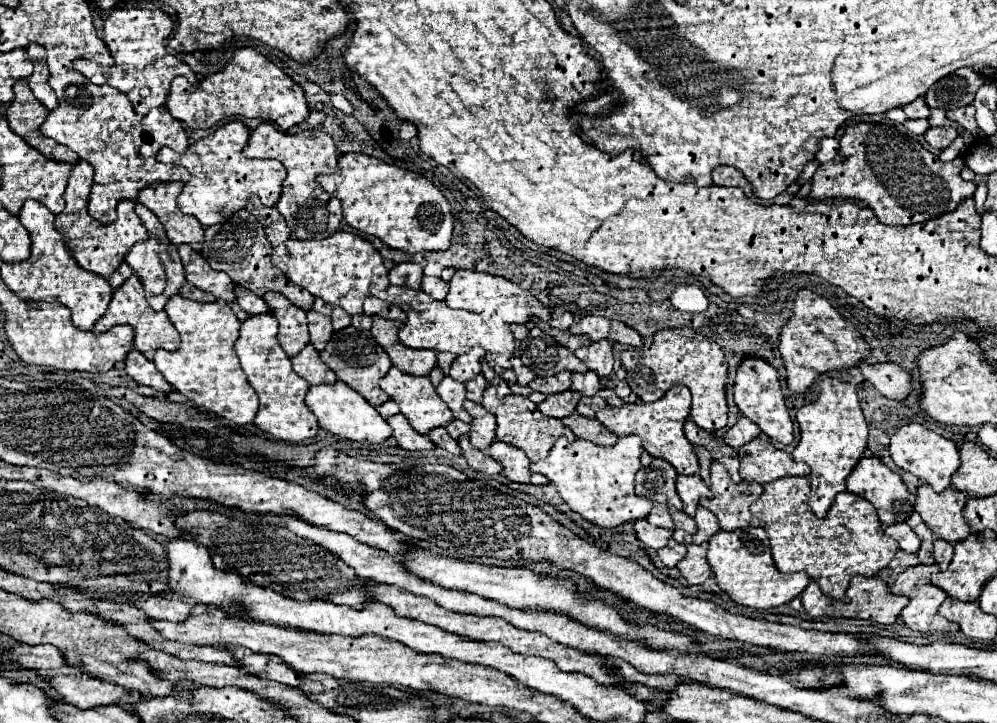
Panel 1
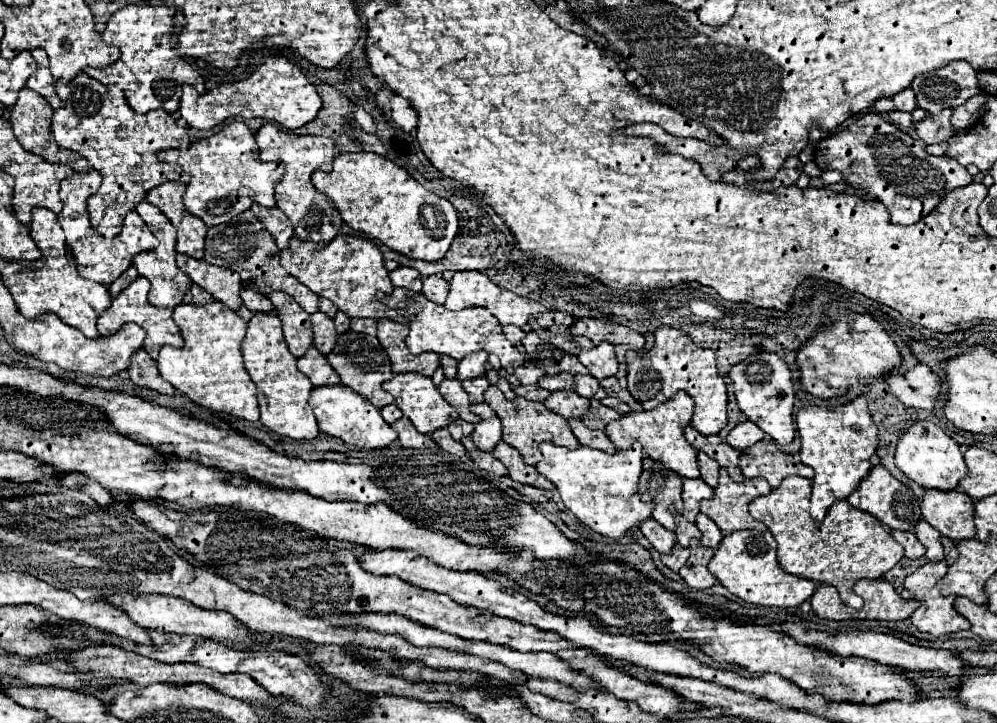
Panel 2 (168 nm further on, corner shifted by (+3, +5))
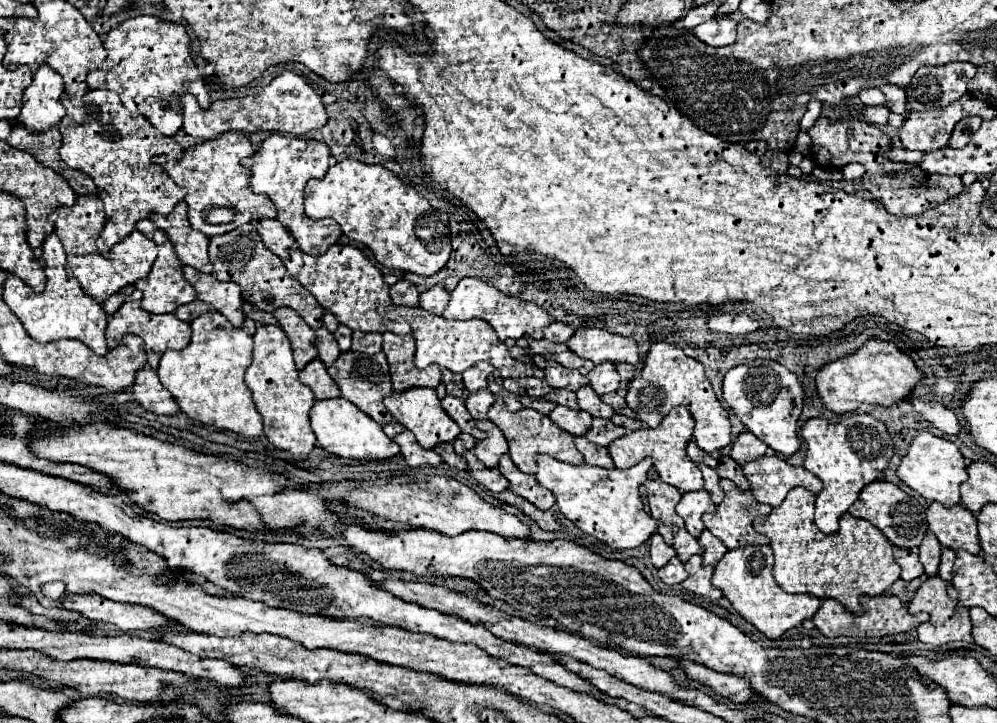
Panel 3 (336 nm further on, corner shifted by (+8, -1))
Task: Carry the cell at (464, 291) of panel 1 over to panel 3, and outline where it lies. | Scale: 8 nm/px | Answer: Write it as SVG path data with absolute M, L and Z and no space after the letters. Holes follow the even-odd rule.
M462 279L458 283L458 287L452 291L450 295L450 303L444 311L444 317L446 319L484 319L486 323L492 325L492 329L496 331L498 339L500 341L506 341L506 339L520 339L524 335L530 335L534 339L540 339L542 337L542 327L552 323L552 319L548 317L548 313L540 307L534 307L532 303L528 301L522 301L518 297L508 297L504 293L500 293L498 289L490 287L488 283L480 281L480 279Z

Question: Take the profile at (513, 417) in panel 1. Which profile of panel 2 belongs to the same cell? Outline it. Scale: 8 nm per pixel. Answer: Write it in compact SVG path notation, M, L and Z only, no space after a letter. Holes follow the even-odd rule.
M489 385L489 389L485 391L485 403L499 415L499 419L503 423L503 441L507 445L515 447L523 455L527 465L535 465L539 461L539 443L543 443L543 441L553 441L555 445L563 445L567 449L579 447L579 441L571 433L567 419L551 413L539 401L527 401L523 397L515 397L513 401L509 401L509 399L505 399L505 395L495 385Z

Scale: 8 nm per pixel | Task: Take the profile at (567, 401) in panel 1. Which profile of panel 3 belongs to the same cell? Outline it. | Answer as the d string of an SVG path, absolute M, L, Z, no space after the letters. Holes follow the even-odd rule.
M558 405L550 415L548 415L560 429L568 431L574 437L586 435L586 431L592 427L592 415L586 411L574 411L568 407Z

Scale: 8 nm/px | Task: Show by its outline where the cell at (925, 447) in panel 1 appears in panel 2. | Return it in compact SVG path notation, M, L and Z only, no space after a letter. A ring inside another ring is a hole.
M915 421L913 427L899 437L897 451L895 451L895 465L909 479L913 479L925 489L951 491L957 487L959 479L967 475L967 465L963 461L963 453L959 445L949 435L945 435L941 427L937 427L931 421Z

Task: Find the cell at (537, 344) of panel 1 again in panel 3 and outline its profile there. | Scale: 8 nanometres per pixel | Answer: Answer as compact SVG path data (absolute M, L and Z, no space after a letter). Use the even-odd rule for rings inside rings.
M550 363L546 369L546 381L550 387L554 389L570 389L570 391L578 391L580 387L588 385L588 379L584 375L580 375L574 369L566 369L558 363Z

